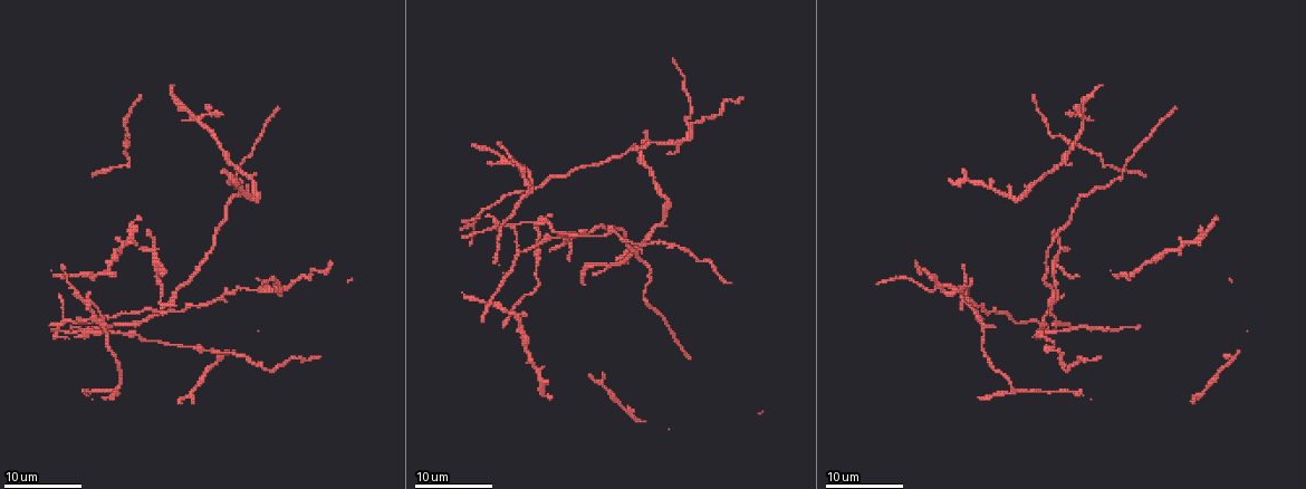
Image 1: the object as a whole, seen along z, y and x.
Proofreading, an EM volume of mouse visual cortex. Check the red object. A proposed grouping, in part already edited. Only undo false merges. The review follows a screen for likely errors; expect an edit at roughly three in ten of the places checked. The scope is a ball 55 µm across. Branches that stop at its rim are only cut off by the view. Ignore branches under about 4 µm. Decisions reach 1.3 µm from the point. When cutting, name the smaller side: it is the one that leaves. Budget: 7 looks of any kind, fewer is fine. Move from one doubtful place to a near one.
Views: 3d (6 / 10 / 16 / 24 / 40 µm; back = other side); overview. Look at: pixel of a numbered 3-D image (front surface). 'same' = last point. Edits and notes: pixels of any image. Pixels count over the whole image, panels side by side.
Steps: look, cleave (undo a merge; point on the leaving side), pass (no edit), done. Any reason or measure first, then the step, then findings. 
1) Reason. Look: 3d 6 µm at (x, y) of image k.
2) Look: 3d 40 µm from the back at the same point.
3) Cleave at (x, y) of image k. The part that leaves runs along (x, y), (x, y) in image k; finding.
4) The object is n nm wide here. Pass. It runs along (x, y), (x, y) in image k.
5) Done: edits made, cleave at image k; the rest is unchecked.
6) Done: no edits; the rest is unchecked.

Arms part here. Look: 3d 16 µm at (163, 302) of image 1.

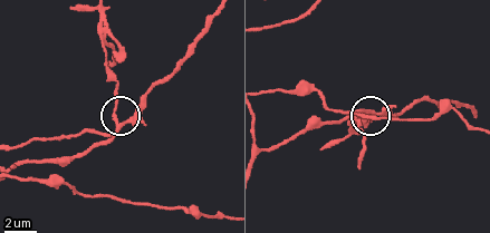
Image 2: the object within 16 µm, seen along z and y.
3 arms meet here. Cleave at (116, 105) of image 2. The part that leaves runs along (118, 126), (115, 76), (103, 40), (103, 11) in image 2; a second neuron is stuck on.

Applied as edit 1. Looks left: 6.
Arms part here. Look: 3d 10 µm at (1063, 162) of image 1.

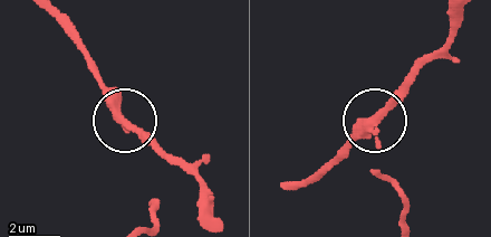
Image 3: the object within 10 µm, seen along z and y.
Look: 3d 10 µm from the back at (372, 120) of image 3.

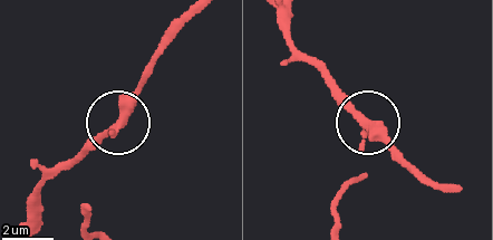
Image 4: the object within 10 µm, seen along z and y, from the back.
Pass. Continuous, no second neuron.

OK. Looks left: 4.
Branch point. Look: 3d 10 µm at (515, 223) of image 1.

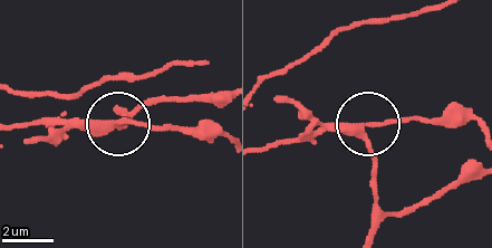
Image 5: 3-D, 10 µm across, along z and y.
Cleave at (306, 136) of image 5. The part that leaves runs along (340, 125), (266, 148) in image 5; two neurons meet here.

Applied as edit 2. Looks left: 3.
Look: overview.

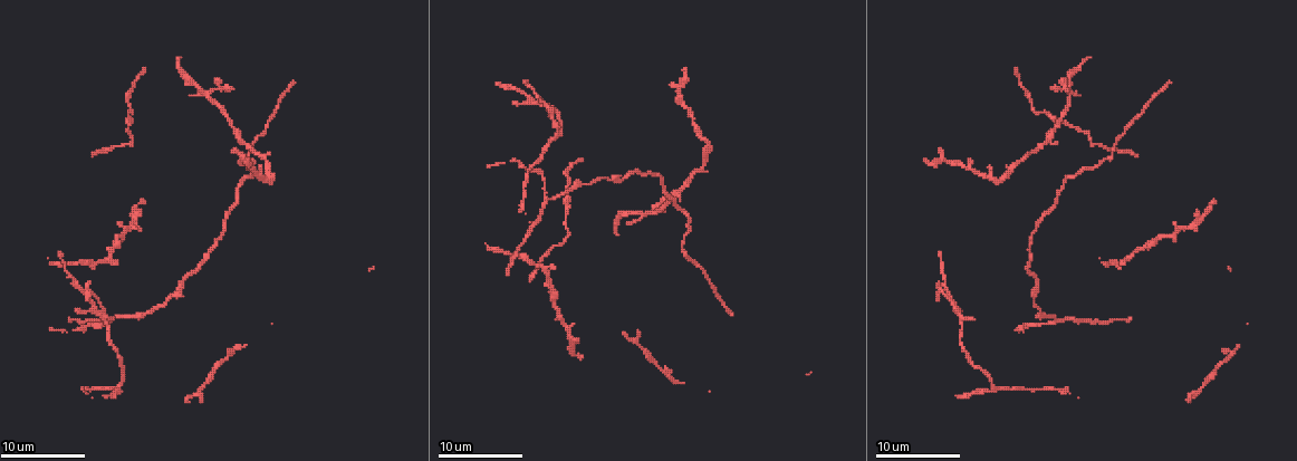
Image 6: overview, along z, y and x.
Four or more arms meet. Look: 3d 16 µm at (208, 94) of image 6.

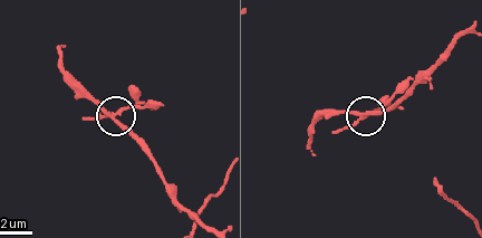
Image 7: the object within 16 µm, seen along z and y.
4 arms meet here. Cleave at (132, 105) of image 7. The part that leaves runs along (114, 114), (133, 106), (163, 106) in image 7; two neurons meet here.

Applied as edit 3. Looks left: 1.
Done: edits made, cleave at image 2, cleave at image 5, cleave at image 7; the rest is unchecked.

